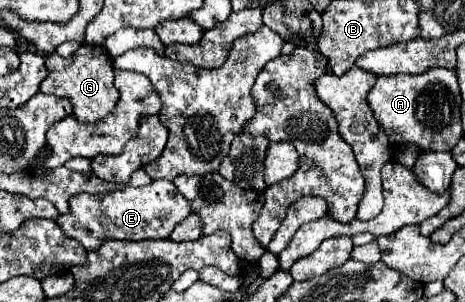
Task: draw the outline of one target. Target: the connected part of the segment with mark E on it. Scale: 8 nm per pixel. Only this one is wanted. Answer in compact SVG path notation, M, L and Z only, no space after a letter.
M154 180L150 186L106 192L106 194L76 194L69 200L70 213L60 214L57 223L70 238L80 240L86 252L98 250L102 240L160 240L168 238L178 222L190 214L188 202L168 180Z

